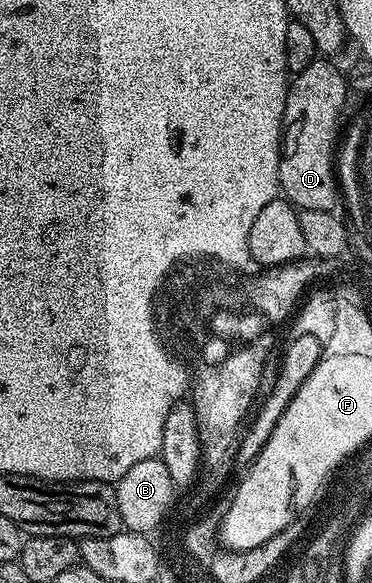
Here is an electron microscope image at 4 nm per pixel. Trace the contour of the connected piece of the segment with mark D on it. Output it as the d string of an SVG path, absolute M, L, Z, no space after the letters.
M317 60L310 68L302 68L289 81L284 128L280 148L280 188L283 197L300 210L330 210L338 206L338 162L334 155L338 150L337 130L341 126L336 114L347 100L348 80L335 61Z

